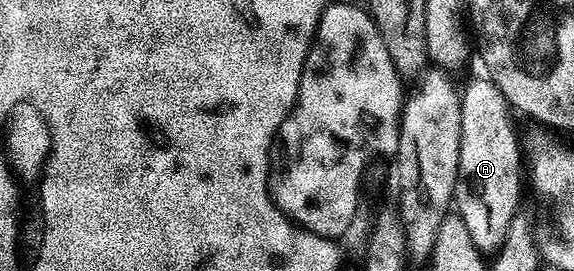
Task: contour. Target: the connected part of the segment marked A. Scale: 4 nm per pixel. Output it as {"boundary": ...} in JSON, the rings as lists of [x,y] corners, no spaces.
{"boundary":[[[482,77],[468,82],[466,90],[463,88],[460,93],[460,155],[453,204],[468,226],[472,243],[476,243],[484,255],[493,255],[517,218],[514,216],[518,213],[522,185],[524,189],[524,155],[520,150],[520,137],[514,134],[510,123],[510,106],[494,82]]]}

